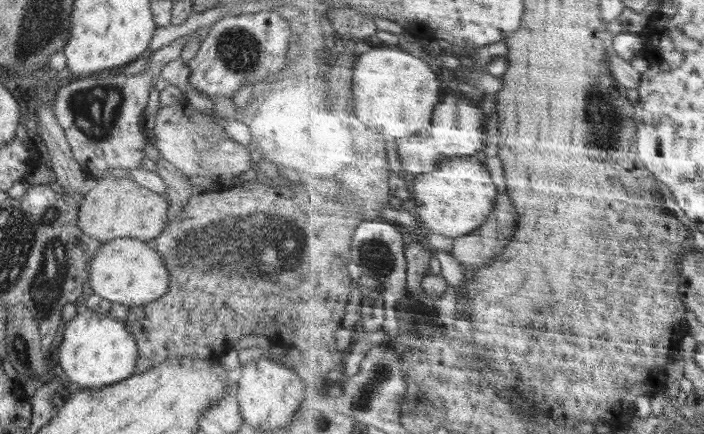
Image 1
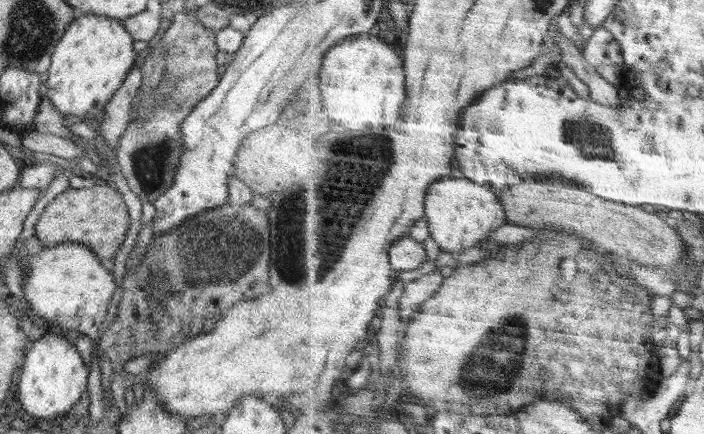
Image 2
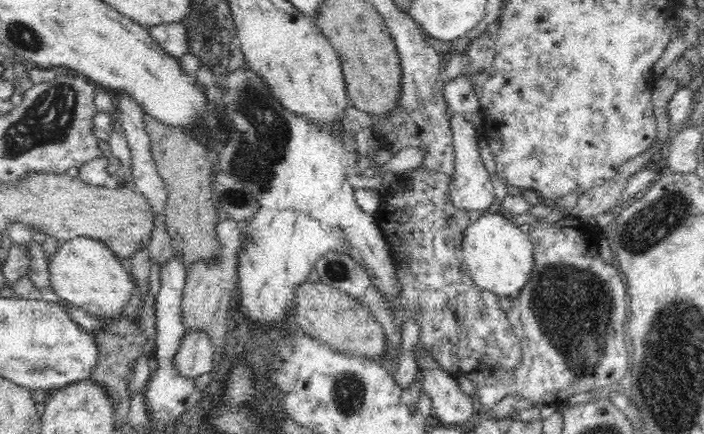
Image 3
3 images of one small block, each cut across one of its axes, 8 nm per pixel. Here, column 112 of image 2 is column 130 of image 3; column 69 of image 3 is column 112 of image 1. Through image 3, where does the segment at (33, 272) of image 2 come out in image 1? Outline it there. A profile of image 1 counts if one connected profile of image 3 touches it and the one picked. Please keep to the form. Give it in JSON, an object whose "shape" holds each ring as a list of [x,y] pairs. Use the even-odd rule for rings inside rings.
{"shape":[[[112,238],[106,240],[92,258],[88,268],[88,280],[94,295],[118,302],[124,306],[140,306],[154,302],[168,292],[170,273],[160,254],[138,238]]]}

